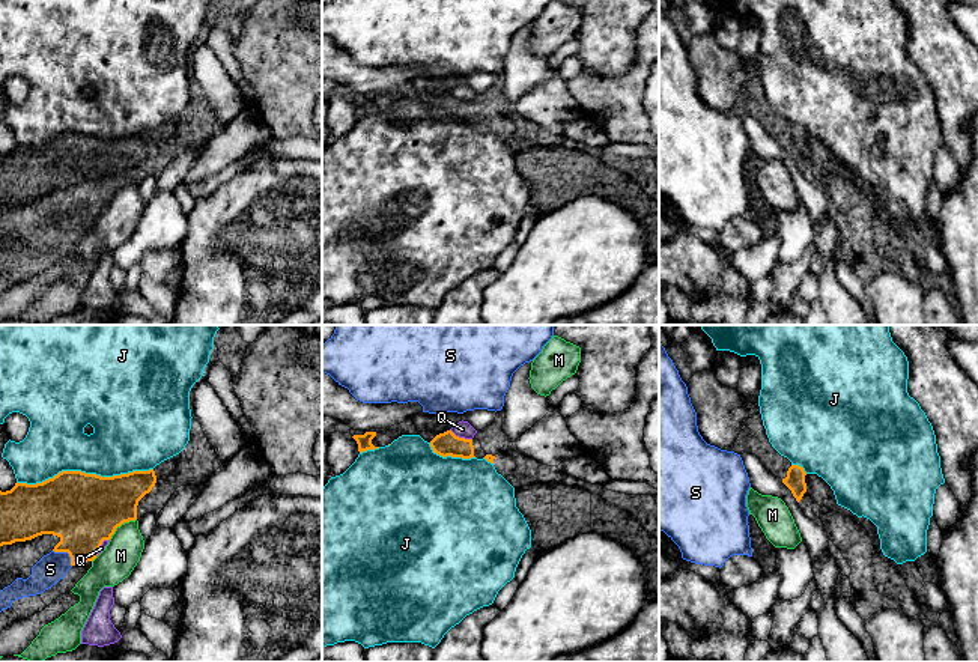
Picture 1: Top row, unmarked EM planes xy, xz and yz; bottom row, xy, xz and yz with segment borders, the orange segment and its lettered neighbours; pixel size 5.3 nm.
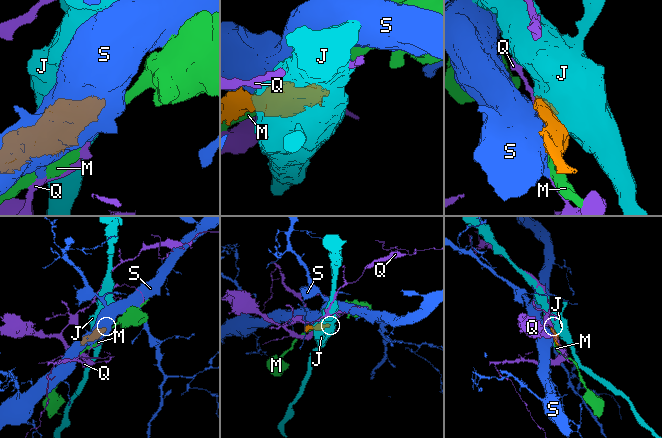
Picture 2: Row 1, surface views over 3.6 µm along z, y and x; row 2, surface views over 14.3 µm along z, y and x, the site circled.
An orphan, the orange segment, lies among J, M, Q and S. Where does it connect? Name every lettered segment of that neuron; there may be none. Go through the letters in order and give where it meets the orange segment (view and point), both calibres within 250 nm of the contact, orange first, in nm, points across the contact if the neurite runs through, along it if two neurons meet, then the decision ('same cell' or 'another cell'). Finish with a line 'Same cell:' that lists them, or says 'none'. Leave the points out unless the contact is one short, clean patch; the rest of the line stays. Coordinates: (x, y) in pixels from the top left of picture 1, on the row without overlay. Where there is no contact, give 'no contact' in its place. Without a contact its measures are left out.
J: meets orange in xy at (85, 136); 380 nm thick on the orange side, 320 nm on the other; another cell
M: meets orange in xy at (121, 187); 380 nm thick on the orange side, 190 nm on the other; another cell
Q: meets orange in xz at (461, 101); 130 nm thick on the orange side, 90 nm on the other; another cell
S: meets orange in xy at (66, 214); 380 nm thick on the orange side, 160 nm on the other; another cell
Same cell: none

